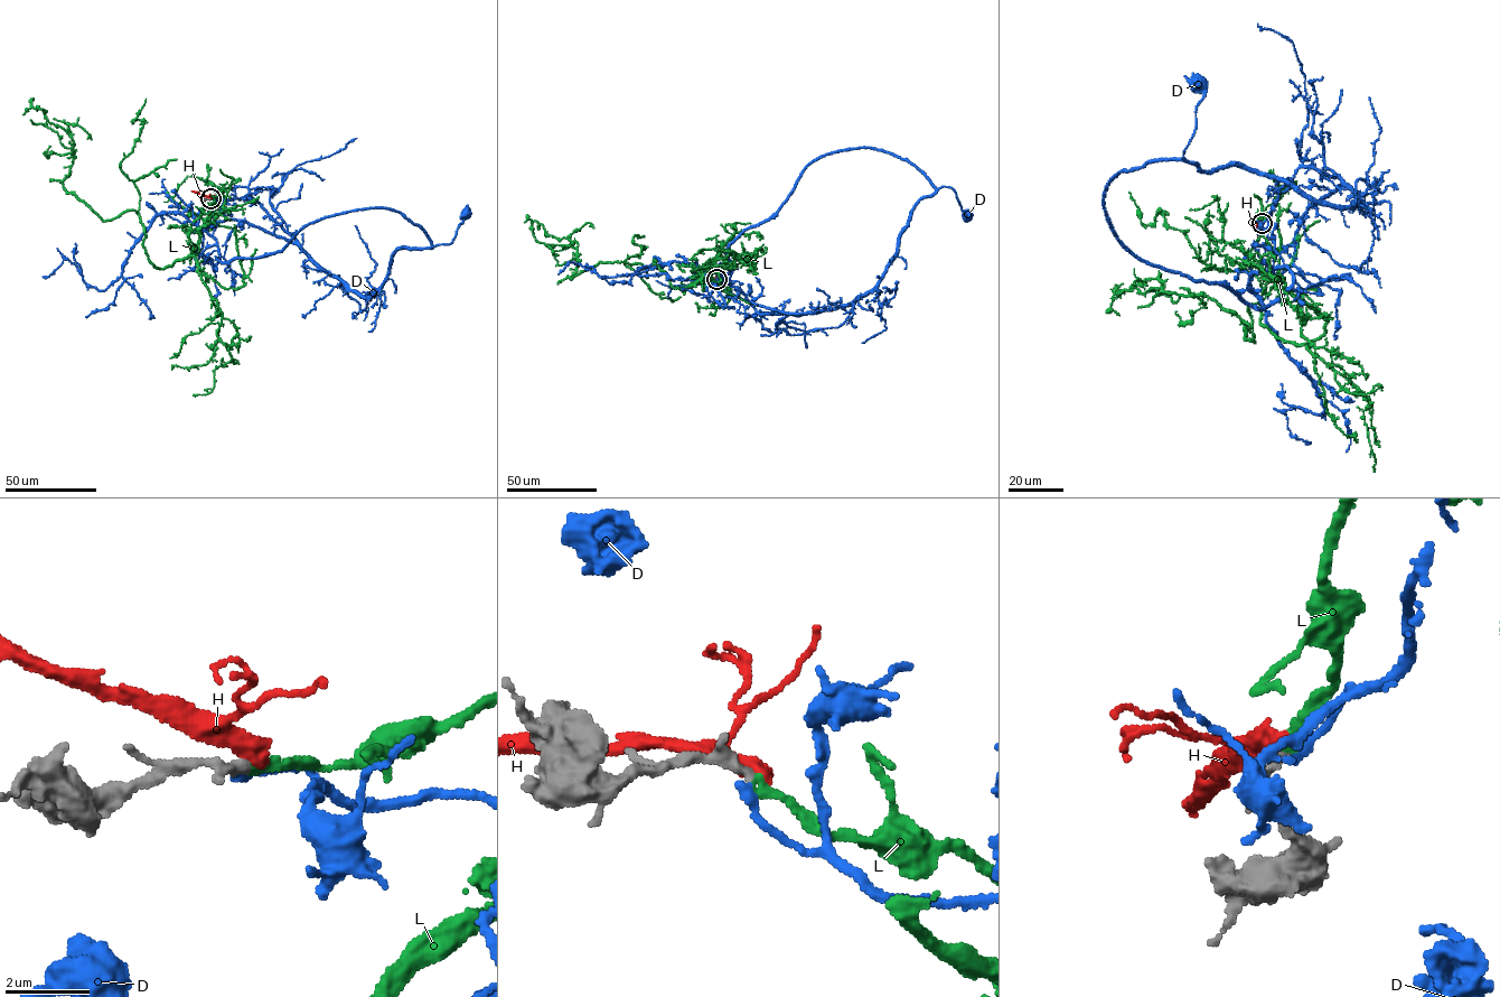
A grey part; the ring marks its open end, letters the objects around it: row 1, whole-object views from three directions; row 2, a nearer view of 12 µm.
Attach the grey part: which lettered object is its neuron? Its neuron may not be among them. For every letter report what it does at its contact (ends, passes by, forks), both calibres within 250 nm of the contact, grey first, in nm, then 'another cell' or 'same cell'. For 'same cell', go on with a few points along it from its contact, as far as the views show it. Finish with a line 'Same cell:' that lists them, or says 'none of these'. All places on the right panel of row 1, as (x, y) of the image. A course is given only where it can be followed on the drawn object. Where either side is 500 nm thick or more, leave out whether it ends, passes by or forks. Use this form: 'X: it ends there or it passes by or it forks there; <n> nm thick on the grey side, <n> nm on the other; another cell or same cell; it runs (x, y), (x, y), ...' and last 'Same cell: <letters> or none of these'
D: it ends there; 180 nm thick on the grey side, 240 nm on the other; another cell
H: it passes by; 280 nm thick on the grey side, 360 nm on the other; another cell
L: it ends there; 280 nm thick on the grey side, 220 nm on the other; same cell; it runs (1262, 223), (1278, 206), (1278, 272), (1325, 320), (1308, 343), (1258, 303), (1255, 343), (1123, 283)
Same cell: L

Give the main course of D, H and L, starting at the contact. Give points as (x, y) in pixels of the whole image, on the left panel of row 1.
D: (211, 198), (238, 199), (250, 194), (320, 267), (365, 297), (381, 286), (396, 250), (451, 242), (467, 215)
H: (211, 198), (191, 190)
L: (211, 198), (224, 199), (193, 254), (157, 268), (138, 213), (102, 221), (64, 187), (74, 141), (34, 100)

